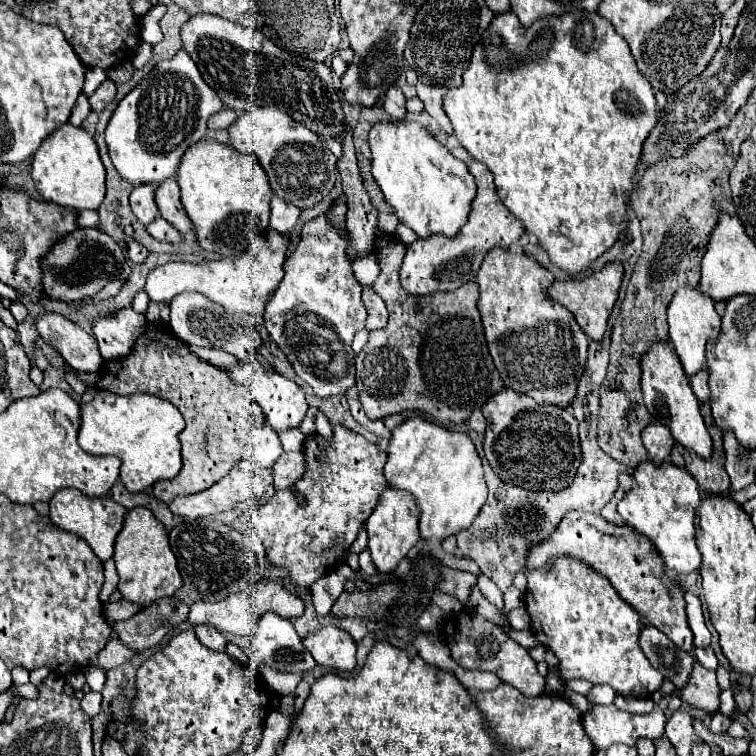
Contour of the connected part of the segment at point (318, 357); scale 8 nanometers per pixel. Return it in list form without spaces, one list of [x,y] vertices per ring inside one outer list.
[[[326,213],[304,223],[300,231],[300,241],[294,253],[284,261],[284,279],[280,287],[270,297],[264,311],[264,325],[272,337],[272,341],[286,353],[298,377],[302,377],[318,397],[330,397],[338,393],[346,393],[354,385],[354,359],[350,345],[356,331],[366,327],[366,309],[360,299],[362,287],[354,281],[352,259],[348,255],[348,243],[340,233],[338,225],[334,225]]]

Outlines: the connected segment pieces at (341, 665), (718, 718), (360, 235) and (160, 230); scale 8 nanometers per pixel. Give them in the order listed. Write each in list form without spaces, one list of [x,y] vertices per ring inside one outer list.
[[[328,625],[320,631],[310,633],[304,641],[304,647],[310,651],[318,665],[348,671],[352,673],[356,667],[356,643],[350,633]]]
[[[714,713],[714,717],[712,717],[712,723],[710,723],[710,729],[714,731],[714,733],[718,733],[718,731],[726,731],[728,727],[730,727],[730,719],[726,717],[726,715],[722,715],[722,713]]]
[[[348,127],[342,137],[342,151],[344,155],[338,159],[338,171],[342,177],[342,189],[346,195],[346,231],[350,233],[350,241],[358,251],[358,259],[366,257],[372,251],[370,241],[374,241],[376,231],[376,215],[378,211],[372,207],[368,193],[362,185],[356,167],[356,153],[352,143],[352,129]]]
[[[156,217],[146,229],[158,241],[166,241],[166,243],[180,243],[182,241],[182,235],[162,217]]]

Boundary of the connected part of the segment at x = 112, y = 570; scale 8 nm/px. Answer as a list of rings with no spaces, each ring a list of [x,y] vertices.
[[[109,559],[103,564],[105,581],[102,585],[99,598],[105,603],[108,602],[111,593],[117,589],[119,577],[113,559]]]

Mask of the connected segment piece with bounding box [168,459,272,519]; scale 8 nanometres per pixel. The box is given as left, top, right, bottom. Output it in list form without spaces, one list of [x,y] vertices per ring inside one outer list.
[[[242,459],[240,463],[236,463],[232,467],[232,471],[220,479],[218,483],[214,483],[212,487],[194,493],[194,495],[186,495],[186,497],[174,497],[174,501],[170,501],[170,511],[176,515],[184,515],[184,517],[192,517],[192,519],[200,519],[200,517],[208,517],[214,513],[222,513],[232,509],[234,505],[242,503],[242,501],[258,501],[264,493],[266,487],[272,483],[272,469],[260,469],[252,459]]]

